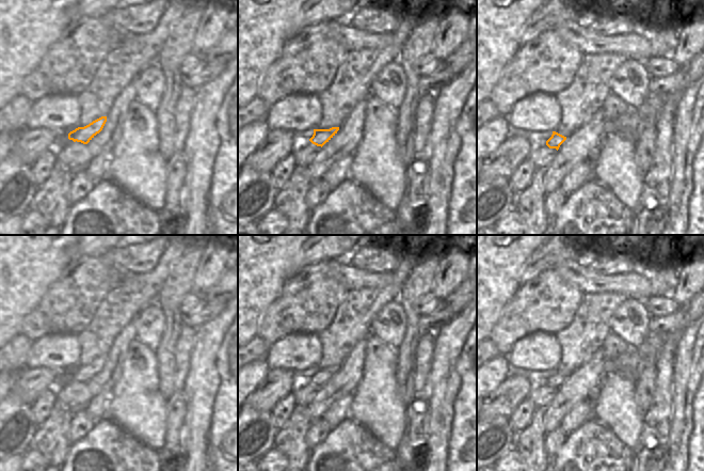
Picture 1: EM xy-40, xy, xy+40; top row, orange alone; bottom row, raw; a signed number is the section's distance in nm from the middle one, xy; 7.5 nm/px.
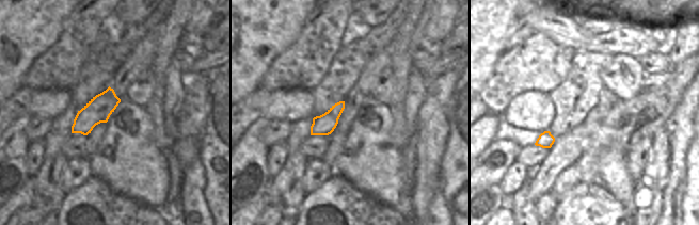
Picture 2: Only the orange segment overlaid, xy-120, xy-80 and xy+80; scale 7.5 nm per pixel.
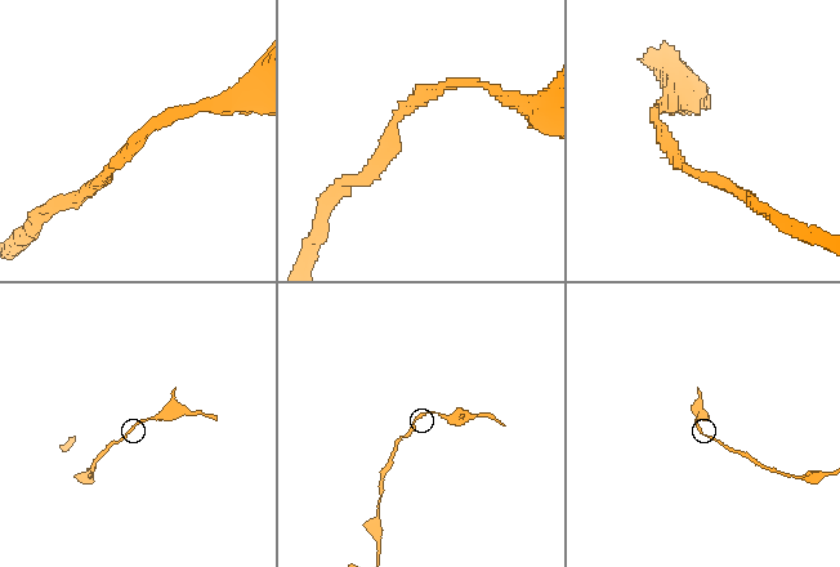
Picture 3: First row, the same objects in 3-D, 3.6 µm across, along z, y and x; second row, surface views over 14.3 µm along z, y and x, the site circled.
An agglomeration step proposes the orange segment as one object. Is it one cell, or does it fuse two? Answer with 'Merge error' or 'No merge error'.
No merge error.

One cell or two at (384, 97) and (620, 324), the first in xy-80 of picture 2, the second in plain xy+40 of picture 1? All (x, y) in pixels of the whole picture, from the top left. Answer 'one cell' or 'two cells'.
one cell

